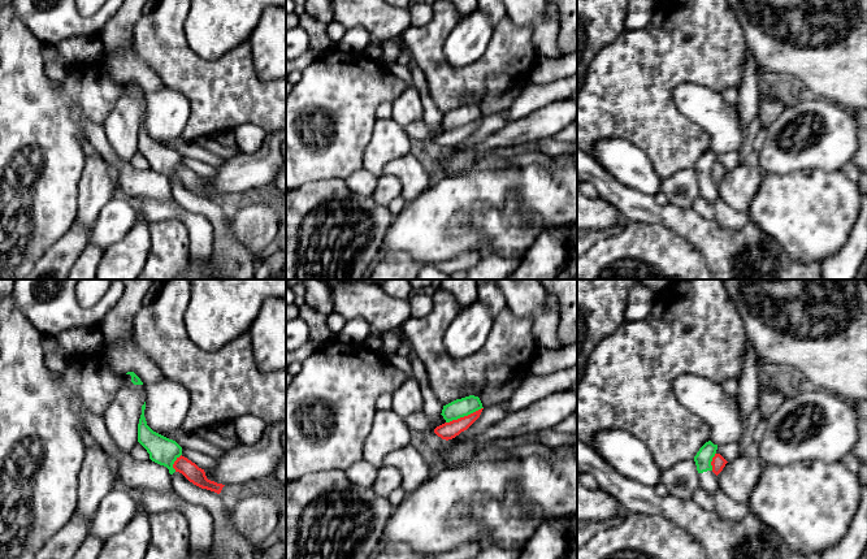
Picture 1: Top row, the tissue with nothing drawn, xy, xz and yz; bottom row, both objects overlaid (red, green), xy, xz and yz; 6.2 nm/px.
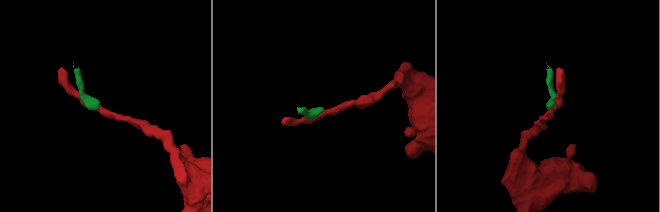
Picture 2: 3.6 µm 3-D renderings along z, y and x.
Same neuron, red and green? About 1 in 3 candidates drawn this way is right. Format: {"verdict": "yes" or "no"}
{"verdict": "no"}

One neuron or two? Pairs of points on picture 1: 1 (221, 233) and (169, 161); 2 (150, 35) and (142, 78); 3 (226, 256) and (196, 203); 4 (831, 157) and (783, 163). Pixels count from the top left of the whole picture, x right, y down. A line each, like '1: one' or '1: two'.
1: one
2: two
3: one
4: one

